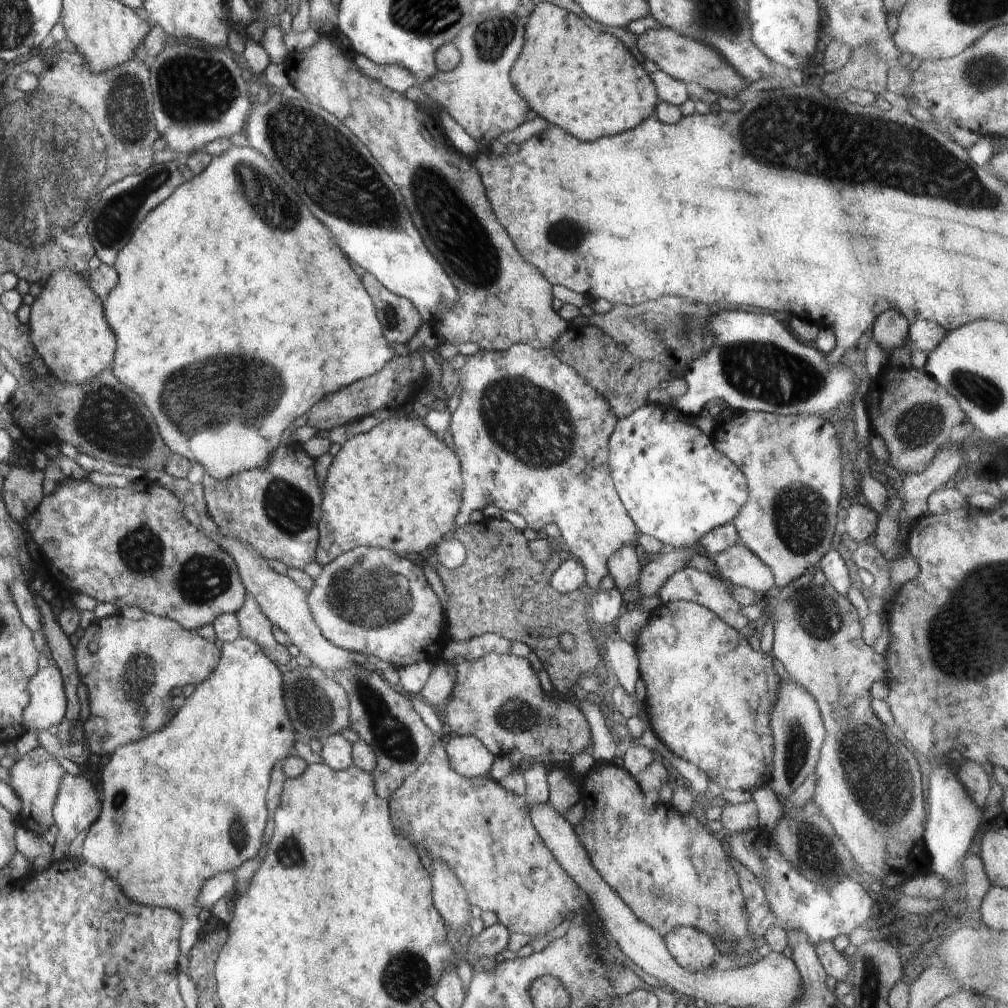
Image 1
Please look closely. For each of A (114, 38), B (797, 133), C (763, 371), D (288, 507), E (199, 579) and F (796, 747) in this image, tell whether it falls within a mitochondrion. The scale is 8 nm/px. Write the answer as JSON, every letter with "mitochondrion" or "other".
{"A":"other","B":"mitochondrion","C":"mitochondrion","D":"mitochondrion","E":"mitochondrion","F":"mitochondrion"}

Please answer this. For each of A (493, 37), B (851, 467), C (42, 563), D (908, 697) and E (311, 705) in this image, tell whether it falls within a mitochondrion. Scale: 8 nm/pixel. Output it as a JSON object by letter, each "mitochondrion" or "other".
{"A":"mitochondrion","B":"other","C":"other","D":"other","E":"mitochondrion"}

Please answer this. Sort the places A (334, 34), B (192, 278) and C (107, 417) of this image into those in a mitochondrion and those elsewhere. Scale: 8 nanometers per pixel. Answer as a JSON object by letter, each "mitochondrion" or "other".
{"A":"other","B":"other","C":"mitochondrion"}

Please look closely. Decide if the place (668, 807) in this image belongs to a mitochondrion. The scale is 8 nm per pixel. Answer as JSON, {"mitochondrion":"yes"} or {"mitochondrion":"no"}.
{"mitochondrion":"no"}

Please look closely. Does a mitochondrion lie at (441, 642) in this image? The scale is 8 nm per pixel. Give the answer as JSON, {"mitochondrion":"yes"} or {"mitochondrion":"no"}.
{"mitochondrion":"no"}

